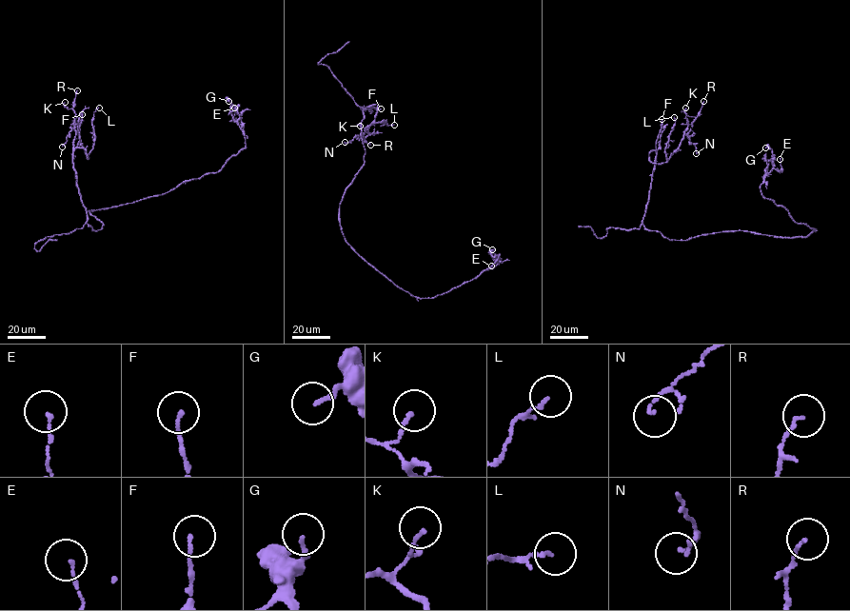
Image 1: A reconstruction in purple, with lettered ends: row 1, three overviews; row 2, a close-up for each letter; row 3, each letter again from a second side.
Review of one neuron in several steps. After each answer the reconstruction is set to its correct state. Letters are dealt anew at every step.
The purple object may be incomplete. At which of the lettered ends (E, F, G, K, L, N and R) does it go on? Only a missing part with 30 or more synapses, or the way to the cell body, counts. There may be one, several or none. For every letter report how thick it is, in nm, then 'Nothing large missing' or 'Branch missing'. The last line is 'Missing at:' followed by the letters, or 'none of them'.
E: Thickness 110 nm. Nothing large missing
F: Thickness 130 nm. Nothing large missing
G: Thickness 160 nm. Nothing large missing
K: Thickness 130 nm. Nothing large missing
L: Thickness 110 nm. Nothing large missing
N: Thickness 100 nm. Nothing large missing
R: Thickness 100 nm. Nothing large missing
Missing at: none of them

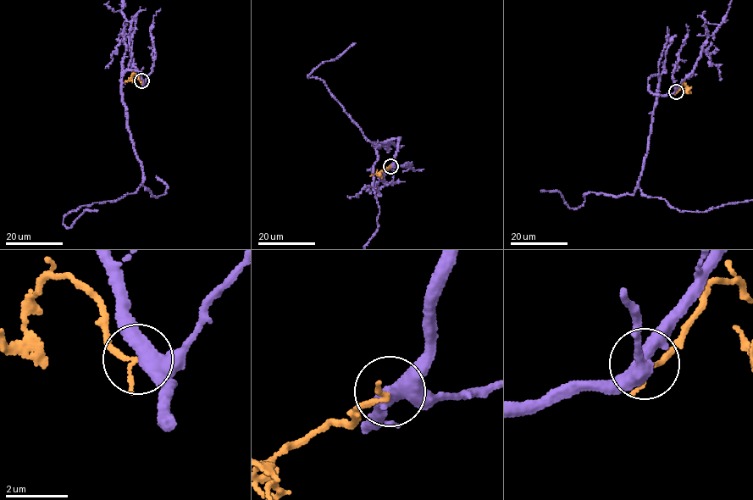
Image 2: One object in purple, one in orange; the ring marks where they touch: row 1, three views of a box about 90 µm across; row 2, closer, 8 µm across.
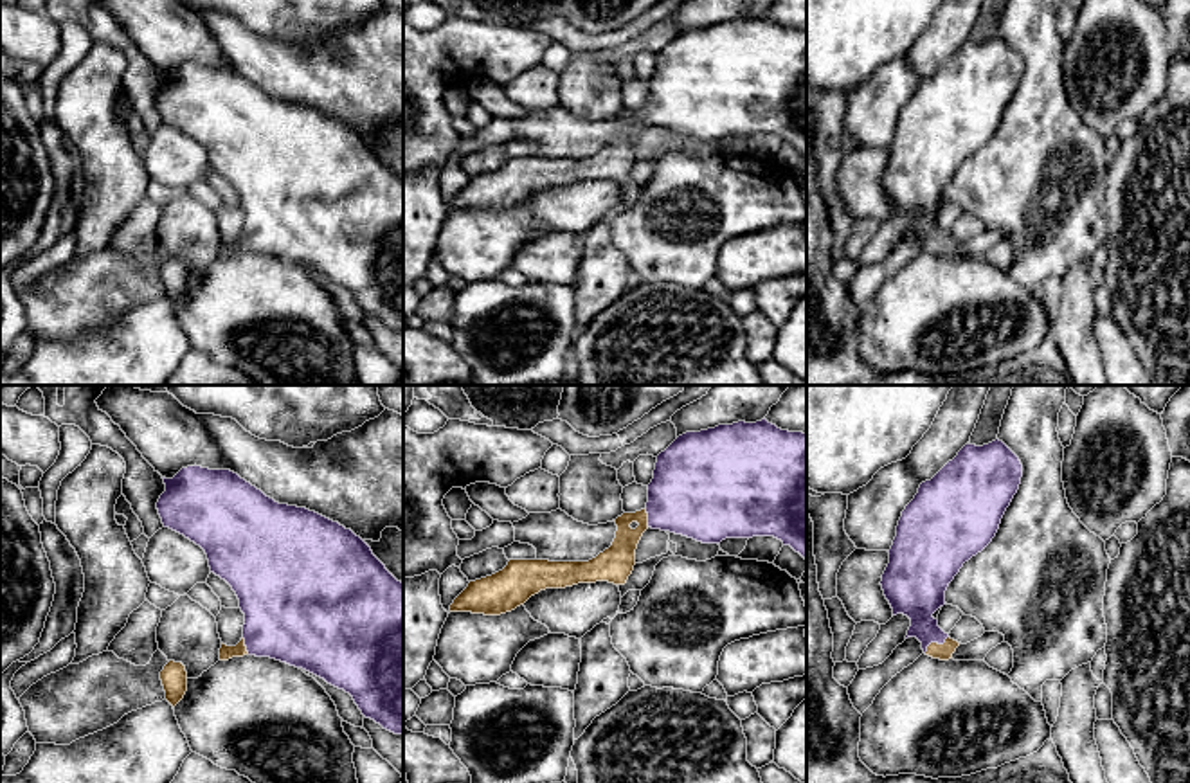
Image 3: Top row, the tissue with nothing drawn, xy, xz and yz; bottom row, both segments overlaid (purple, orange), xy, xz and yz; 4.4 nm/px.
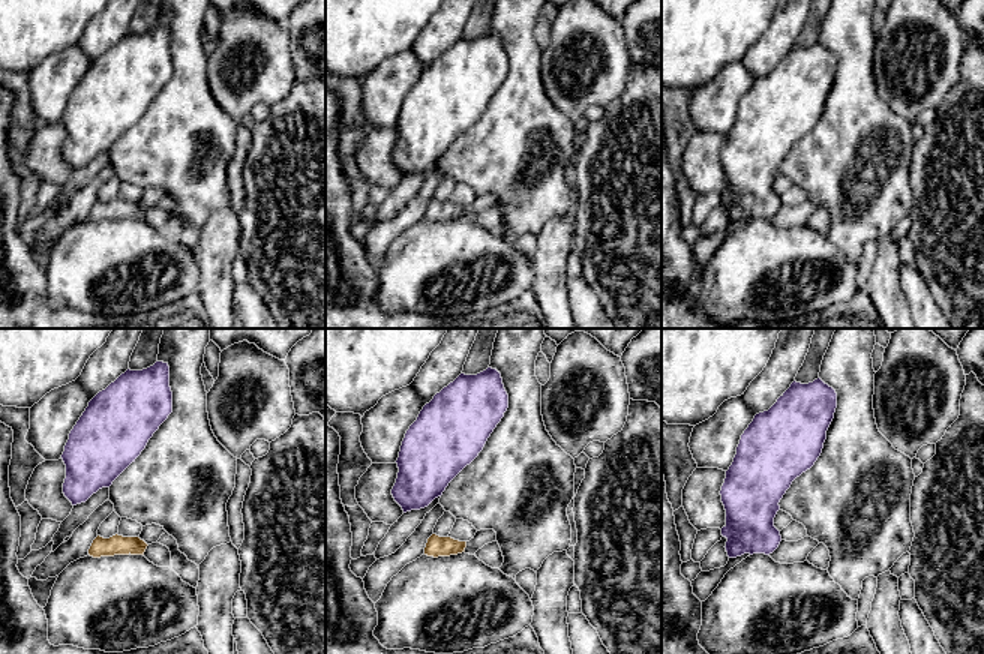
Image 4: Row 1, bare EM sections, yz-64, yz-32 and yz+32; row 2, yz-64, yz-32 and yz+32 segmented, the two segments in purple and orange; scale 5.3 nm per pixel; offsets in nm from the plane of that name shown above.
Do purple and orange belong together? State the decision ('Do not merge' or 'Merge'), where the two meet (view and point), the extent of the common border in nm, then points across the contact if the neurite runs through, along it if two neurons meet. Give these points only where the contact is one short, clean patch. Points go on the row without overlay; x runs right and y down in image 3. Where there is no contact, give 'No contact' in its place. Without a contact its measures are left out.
Merge. Touches purple at yz (935, 238). Shared border 130 nm. Path across: yz (917, 186), (922, 222), (935, 238), (944, 249)

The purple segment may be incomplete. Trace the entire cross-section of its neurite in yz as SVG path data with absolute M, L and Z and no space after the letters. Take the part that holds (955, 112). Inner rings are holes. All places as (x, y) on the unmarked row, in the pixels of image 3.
M1003 38L969 40L902 108L880 182L893 212L911 216L906 236L916 234L925 252L949 257L960 243L933 211L963 160L996 133L1021 74L1023 61Z

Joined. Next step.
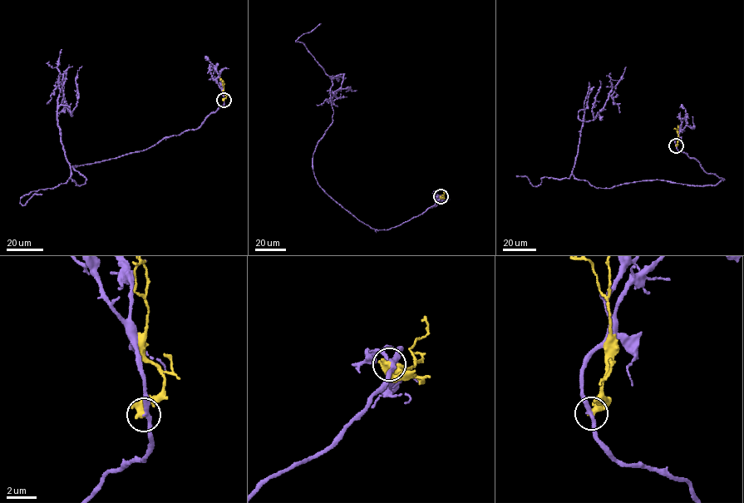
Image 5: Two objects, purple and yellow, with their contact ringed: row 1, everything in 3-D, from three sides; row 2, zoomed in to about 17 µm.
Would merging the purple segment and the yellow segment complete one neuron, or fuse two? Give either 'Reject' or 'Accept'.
Reject

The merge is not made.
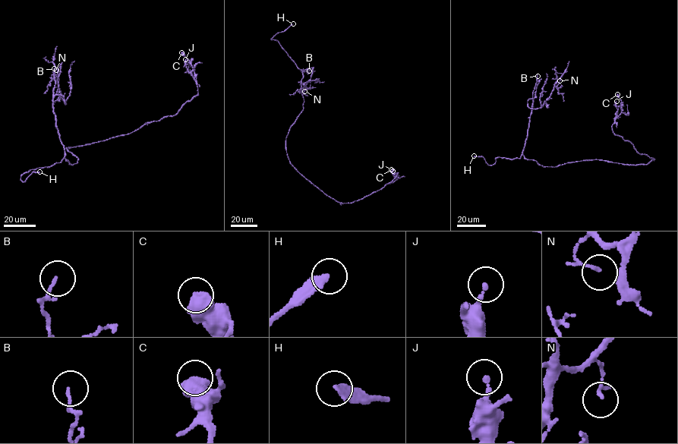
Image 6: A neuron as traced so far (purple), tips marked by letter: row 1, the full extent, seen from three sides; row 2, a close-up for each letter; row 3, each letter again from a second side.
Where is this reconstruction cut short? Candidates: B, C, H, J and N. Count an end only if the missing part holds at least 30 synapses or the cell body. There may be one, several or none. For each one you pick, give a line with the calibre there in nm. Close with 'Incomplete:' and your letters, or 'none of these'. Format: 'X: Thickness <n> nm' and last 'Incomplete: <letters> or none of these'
H: Thickness 320 nm
Incomplete: H

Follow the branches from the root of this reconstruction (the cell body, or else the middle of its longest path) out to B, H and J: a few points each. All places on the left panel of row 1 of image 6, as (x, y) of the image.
B: (67, 149), (77, 157), (77, 162), (72, 165), (64, 159), (64, 146), (57, 127), (53, 106), (54, 68)
H: (67, 149), (77, 162), (70, 164), (64, 156), (20, 178), (24, 182), (39, 171)
J: (67, 149), (129, 134), (147, 122), (175, 115), (184, 103), (197, 94), (197, 84), (188, 71), (185, 59)

